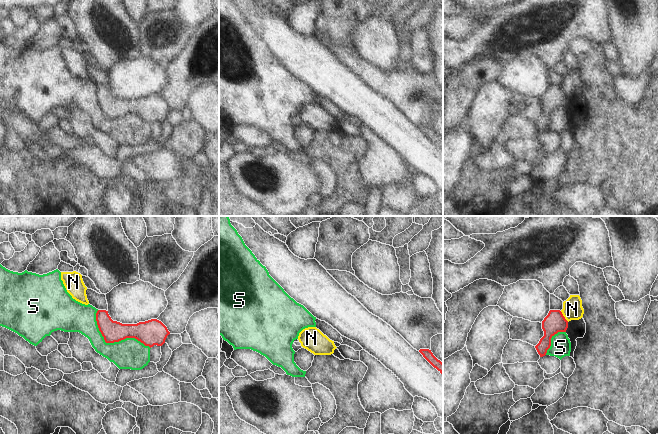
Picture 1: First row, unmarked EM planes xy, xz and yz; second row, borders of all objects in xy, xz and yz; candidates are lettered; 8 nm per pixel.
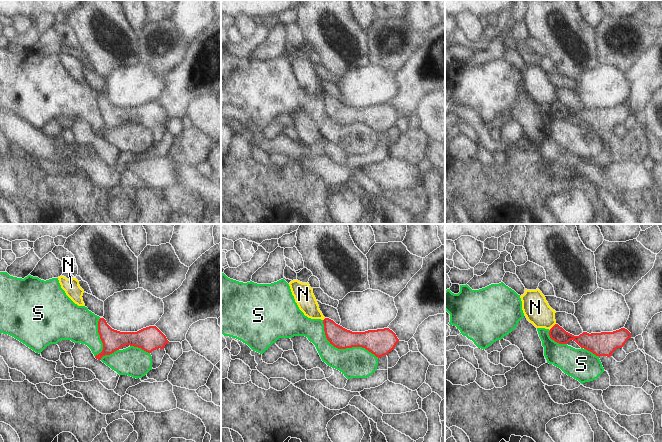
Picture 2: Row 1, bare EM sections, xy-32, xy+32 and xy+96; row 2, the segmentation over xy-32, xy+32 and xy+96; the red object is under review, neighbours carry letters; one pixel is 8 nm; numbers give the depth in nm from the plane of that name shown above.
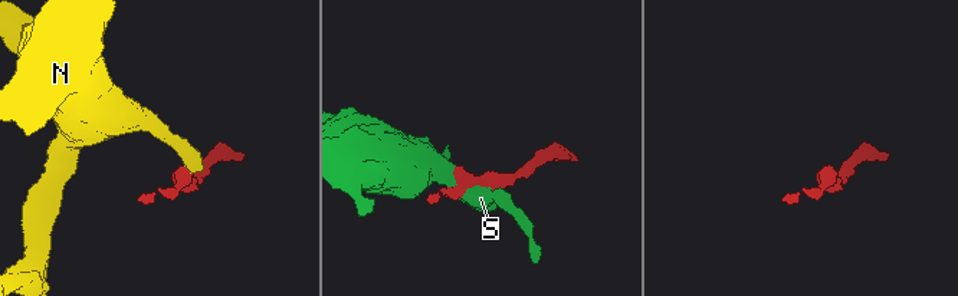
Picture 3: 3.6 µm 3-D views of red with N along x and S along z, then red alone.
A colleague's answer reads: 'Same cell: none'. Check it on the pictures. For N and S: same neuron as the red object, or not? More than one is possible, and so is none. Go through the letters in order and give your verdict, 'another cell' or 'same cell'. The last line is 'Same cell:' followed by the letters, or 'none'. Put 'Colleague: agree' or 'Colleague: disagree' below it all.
N: another cell
S: another cell
Same cell: none
Colleague: agree

